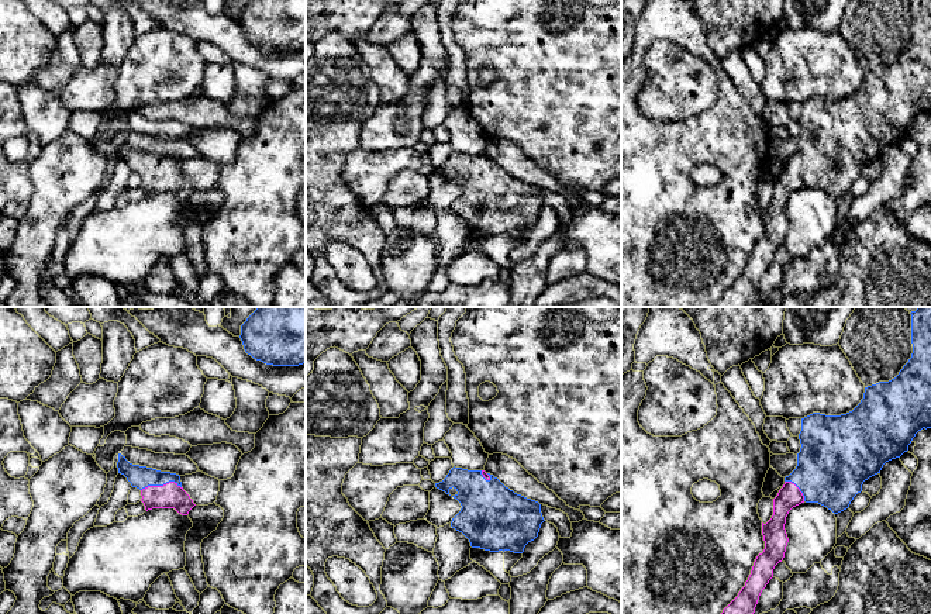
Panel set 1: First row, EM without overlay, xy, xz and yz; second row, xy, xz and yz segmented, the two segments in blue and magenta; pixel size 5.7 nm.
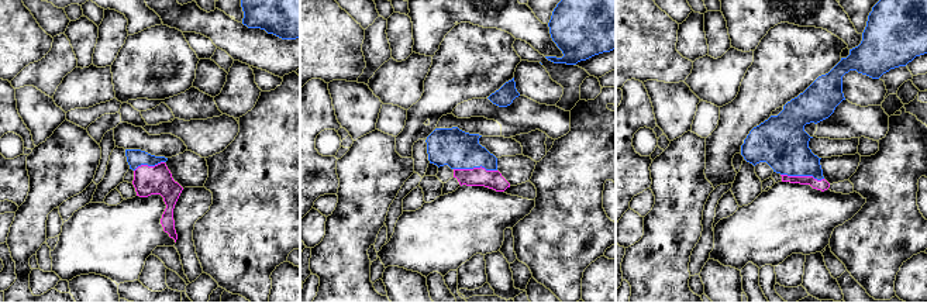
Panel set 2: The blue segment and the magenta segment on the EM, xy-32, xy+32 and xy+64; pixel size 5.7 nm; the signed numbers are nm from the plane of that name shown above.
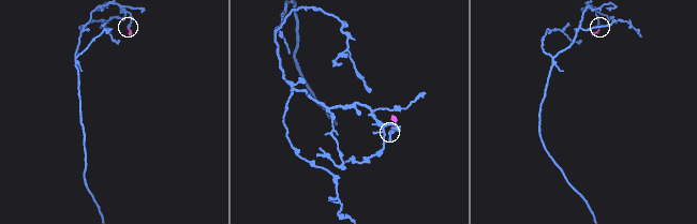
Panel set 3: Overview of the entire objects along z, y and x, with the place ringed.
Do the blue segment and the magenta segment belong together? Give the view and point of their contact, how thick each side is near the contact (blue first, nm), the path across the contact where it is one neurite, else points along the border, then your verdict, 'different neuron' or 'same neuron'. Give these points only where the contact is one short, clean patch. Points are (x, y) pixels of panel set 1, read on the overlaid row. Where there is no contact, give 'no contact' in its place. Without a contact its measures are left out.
contact xy (161, 485); calibres 130 and 140 nm; way xy (140, 476), (154, 485), (161, 485), (169, 496); same neuron

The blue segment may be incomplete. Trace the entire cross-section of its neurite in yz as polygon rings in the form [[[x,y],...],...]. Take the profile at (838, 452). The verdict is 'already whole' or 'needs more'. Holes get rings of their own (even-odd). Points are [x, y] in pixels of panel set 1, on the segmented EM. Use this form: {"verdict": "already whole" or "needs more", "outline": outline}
{"verdict": "needs more", "outline": [[[931,307],[911,311],[913,353],[899,375],[889,382],[865,387],[863,399],[849,413],[825,415],[813,413],[801,418],[796,469],[773,499],[773,515],[763,524],[765,549],[754,562],[751,575],[738,596],[721,614],[754,614],[762,590],[773,577],[775,566],[783,560],[789,542],[785,524],[789,511],[801,503],[818,503],[834,514],[846,510],[862,491],[869,477],[880,473],[883,465],[900,458],[918,431],[931,428]]]}

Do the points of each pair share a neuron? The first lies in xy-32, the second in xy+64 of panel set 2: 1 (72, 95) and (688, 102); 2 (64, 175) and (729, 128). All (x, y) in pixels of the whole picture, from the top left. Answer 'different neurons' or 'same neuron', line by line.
1: different neurons
2: different neurons

